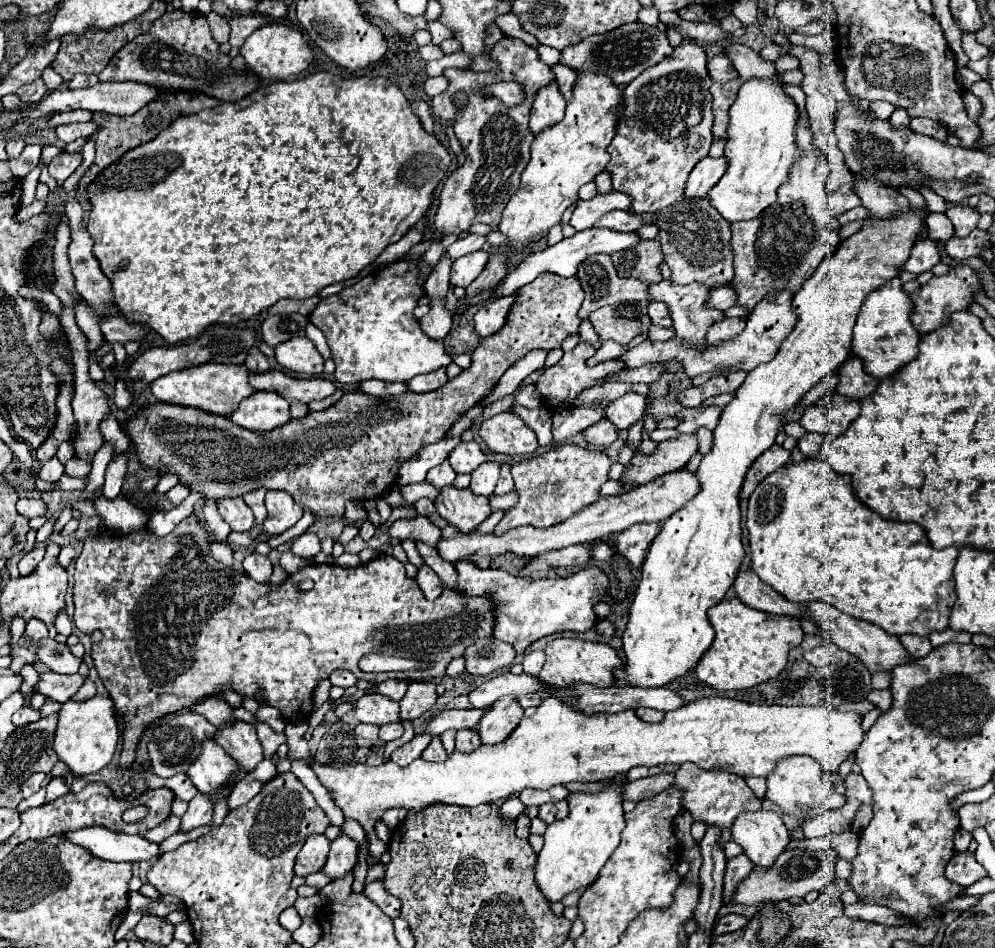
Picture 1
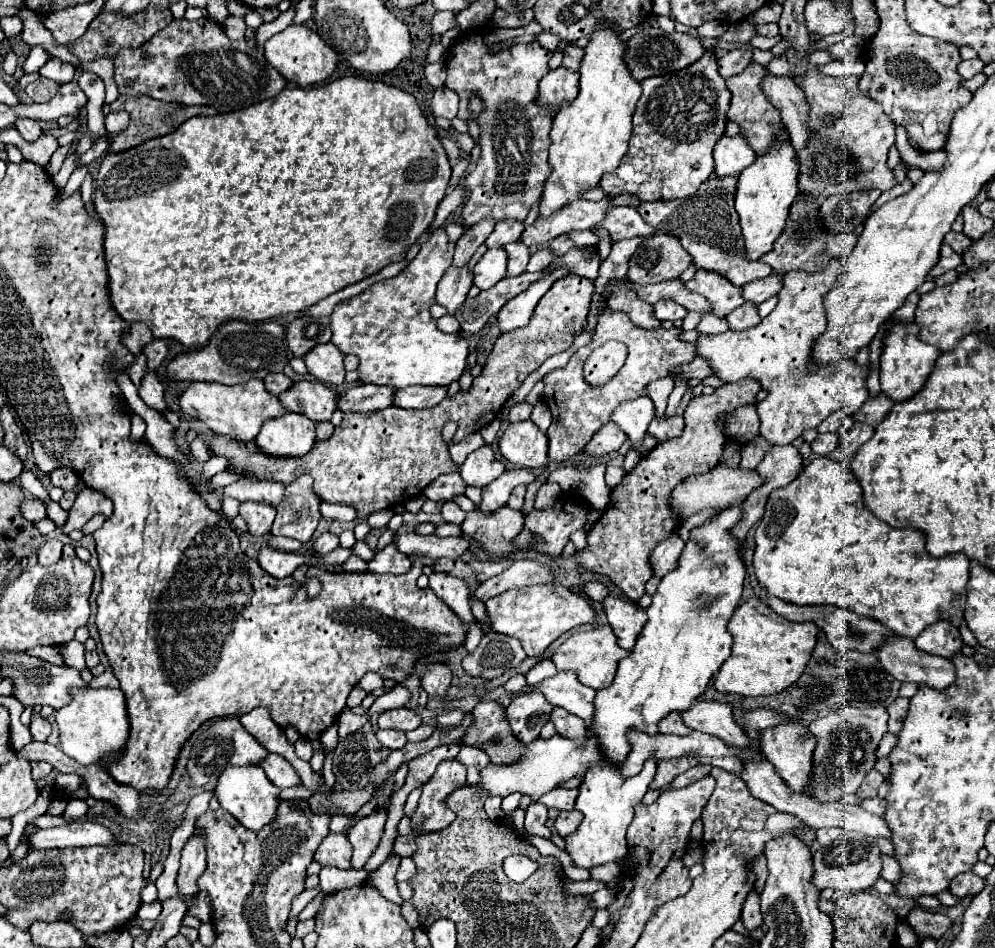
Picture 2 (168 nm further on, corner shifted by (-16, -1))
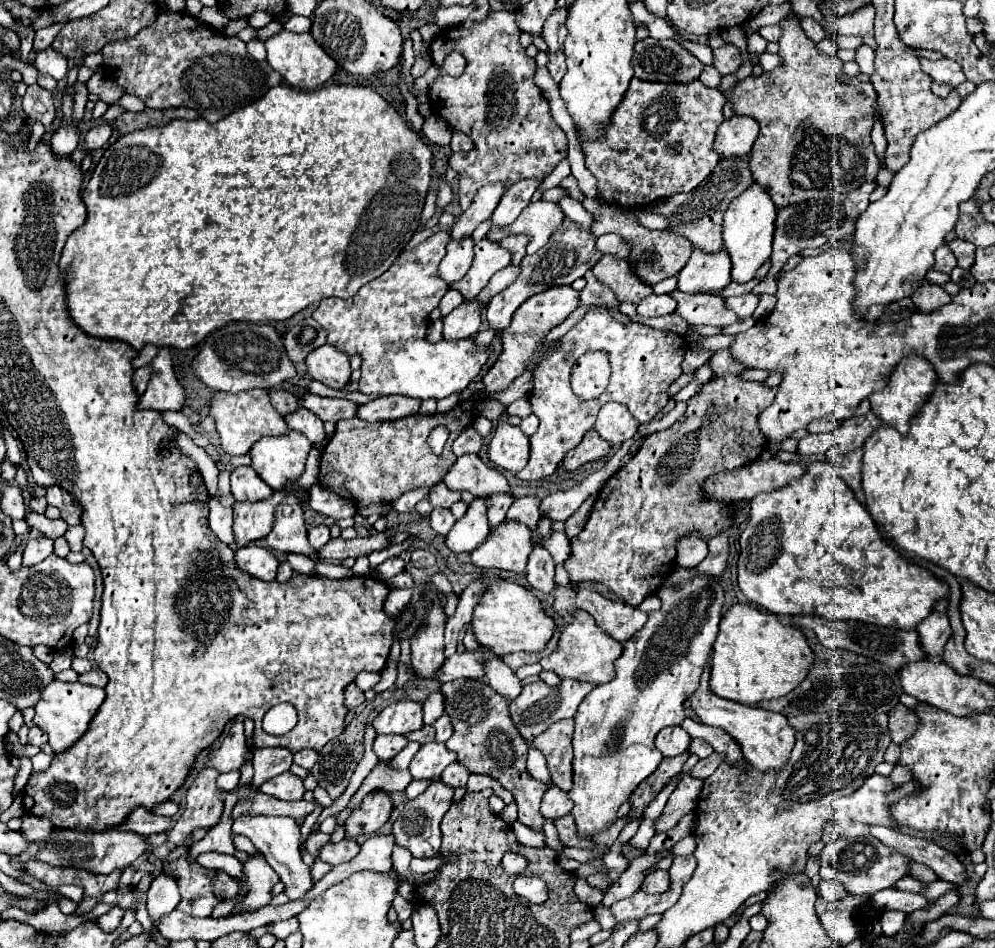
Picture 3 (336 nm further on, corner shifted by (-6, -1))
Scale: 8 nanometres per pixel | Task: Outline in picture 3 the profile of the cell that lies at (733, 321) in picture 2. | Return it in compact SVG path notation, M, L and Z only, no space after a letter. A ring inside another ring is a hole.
M746 293L746 295L740 295L740 297L730 297L730 299L726 299L726 305L728 305L740 319L746 319L746 317L752 317L758 301L760 301L758 295Z

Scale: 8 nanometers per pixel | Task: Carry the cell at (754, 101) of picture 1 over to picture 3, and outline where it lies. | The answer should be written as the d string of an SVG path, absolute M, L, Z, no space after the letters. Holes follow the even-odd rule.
M752 183L740 197L736 197L728 211L724 213L724 247L732 259L732 281L746 283L754 279L756 269L770 259L772 253L772 233L774 233L774 203L766 189Z

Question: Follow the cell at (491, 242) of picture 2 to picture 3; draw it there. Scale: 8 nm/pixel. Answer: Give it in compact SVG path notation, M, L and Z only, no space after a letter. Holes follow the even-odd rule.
M522 179L518 183L514 183L502 197L502 201L498 203L494 215L492 215L492 225L510 225L520 211L530 203L530 197L534 195L534 191L538 189L542 181L538 179Z

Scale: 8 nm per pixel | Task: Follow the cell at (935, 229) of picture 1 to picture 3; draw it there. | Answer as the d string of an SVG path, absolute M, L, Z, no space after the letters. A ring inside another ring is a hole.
M954 239L948 245L950 245L950 249L954 251L954 255L958 259L958 267L962 267L962 269L968 271L974 265L974 251L976 251L976 247L972 243L962 241L962 239Z

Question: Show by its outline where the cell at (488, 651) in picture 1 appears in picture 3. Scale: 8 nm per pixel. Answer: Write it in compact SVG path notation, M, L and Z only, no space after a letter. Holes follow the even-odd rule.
M480 647L480 651L466 651L466 653L454 653L450 659L444 661L444 665L438 669L438 675L432 675L432 679L446 683L460 677L466 679L480 679L484 675L482 659L492 659L492 651Z

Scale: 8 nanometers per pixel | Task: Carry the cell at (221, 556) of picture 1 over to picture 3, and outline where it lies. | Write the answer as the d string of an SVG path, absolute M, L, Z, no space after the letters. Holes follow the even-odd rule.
M218 499L210 501L210 529L216 533L216 537L222 543L234 545L234 537L232 537L232 509L222 507L218 503Z

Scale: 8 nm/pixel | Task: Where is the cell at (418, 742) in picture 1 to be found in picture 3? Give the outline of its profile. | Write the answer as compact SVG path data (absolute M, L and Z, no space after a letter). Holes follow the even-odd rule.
M444 743L422 745L410 763L410 773L414 779L438 779L442 771L454 763L458 757L448 751Z

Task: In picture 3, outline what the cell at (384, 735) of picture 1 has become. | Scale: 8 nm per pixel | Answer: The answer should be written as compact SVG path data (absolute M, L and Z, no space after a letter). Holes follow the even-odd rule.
M424 725L422 729L408 733L406 737L408 737L410 741L418 741L420 745L424 745L424 743L432 743L432 741L434 741L434 727L430 727L430 725Z

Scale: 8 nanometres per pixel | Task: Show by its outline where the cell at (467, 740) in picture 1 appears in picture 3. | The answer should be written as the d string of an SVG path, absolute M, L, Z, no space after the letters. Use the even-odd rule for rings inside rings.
M452 763L452 765L446 767L446 771L440 775L440 779L442 779L442 783L450 785L452 789L458 789L458 787L466 785L468 775L470 775L470 773L466 771L466 767L462 767L460 763Z

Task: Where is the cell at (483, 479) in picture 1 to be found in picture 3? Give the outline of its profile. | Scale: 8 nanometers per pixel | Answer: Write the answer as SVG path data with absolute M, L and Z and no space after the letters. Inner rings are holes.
M478 497L474 503L470 503L466 515L456 521L456 525L446 535L446 547L460 555L470 553L474 547L480 547L480 543L490 533L488 517L486 517L486 499Z

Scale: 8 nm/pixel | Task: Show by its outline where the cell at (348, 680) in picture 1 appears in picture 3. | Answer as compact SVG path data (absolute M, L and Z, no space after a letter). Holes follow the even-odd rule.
M362 671L362 673L356 675L356 681L354 681L354 683L356 683L362 691L366 691L366 689L372 689L378 681L380 681L380 673L368 673L368 671Z

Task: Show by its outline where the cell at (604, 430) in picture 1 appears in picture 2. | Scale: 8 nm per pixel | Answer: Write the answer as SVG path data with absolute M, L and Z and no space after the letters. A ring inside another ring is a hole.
M610 421L610 423L606 423L600 431L594 433L594 437L592 437L590 443L584 447L584 451L586 451L588 455L602 457L602 455L606 455L606 453L618 451L624 441L626 441L624 431L620 431L620 427L616 427L616 425Z

